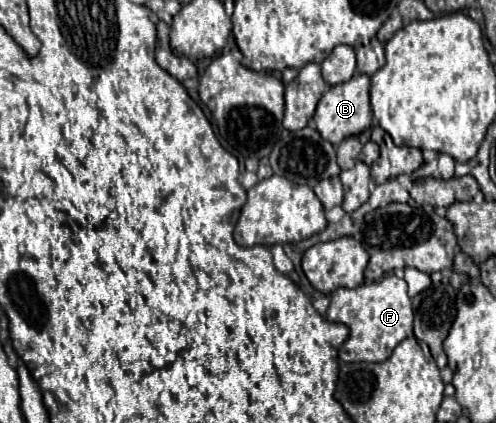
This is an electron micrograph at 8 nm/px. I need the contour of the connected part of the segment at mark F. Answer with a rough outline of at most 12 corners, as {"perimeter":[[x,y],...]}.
{"perimeter":[[395,274],[331,294],[327,320],[349,328],[339,360],[383,362],[413,336]]}

